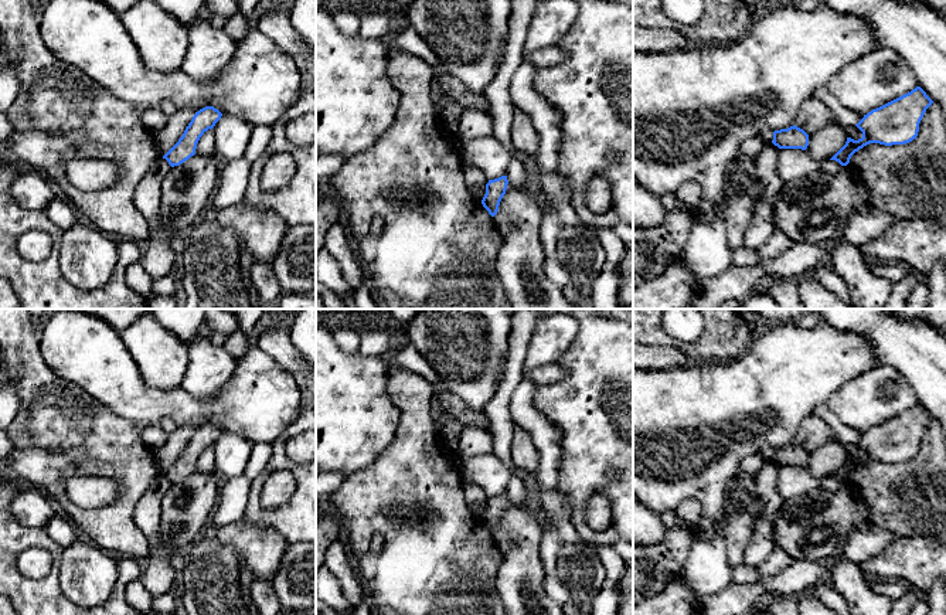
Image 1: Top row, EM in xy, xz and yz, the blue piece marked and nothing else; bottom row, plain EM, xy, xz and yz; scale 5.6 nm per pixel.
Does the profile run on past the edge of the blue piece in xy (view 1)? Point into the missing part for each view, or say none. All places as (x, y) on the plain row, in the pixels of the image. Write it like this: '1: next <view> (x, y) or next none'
1: next none

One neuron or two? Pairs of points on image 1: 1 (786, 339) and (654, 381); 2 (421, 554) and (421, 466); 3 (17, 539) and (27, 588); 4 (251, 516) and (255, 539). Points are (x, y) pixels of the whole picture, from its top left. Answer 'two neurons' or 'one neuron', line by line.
1: one neuron
2: one neuron
3: one neuron
4: two neurons

